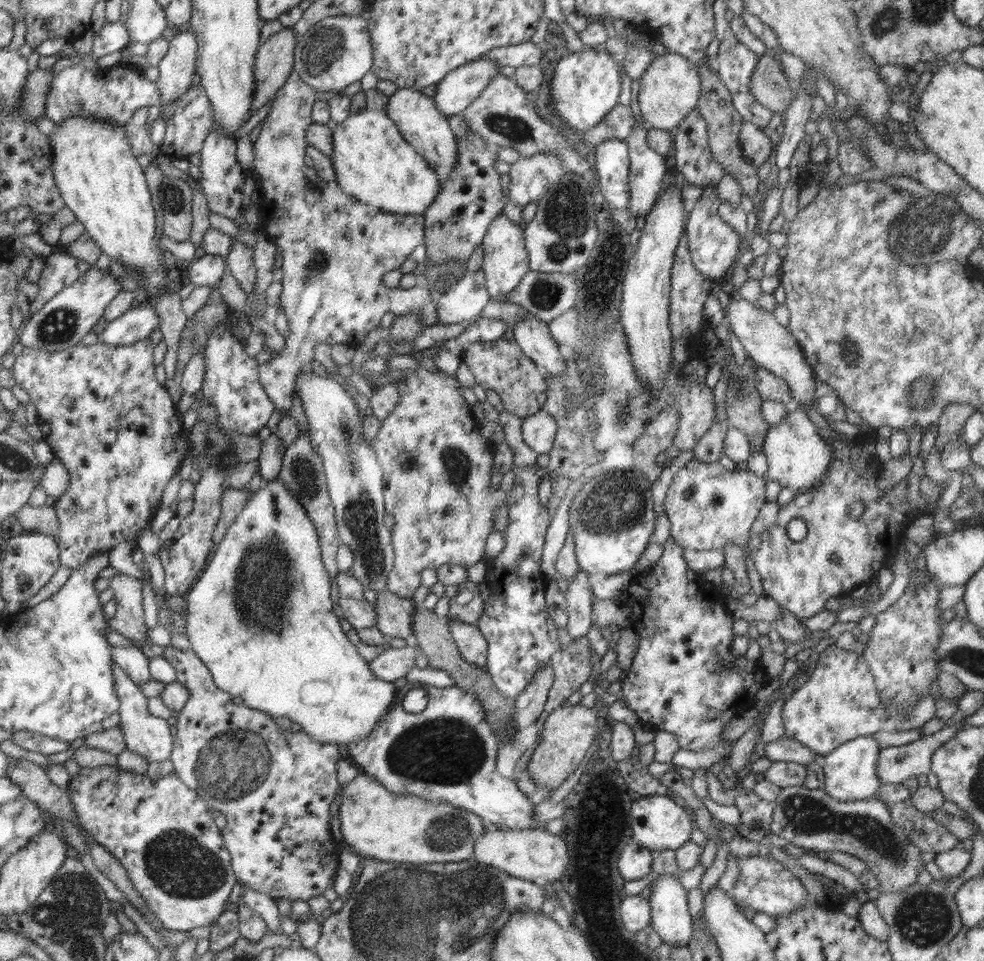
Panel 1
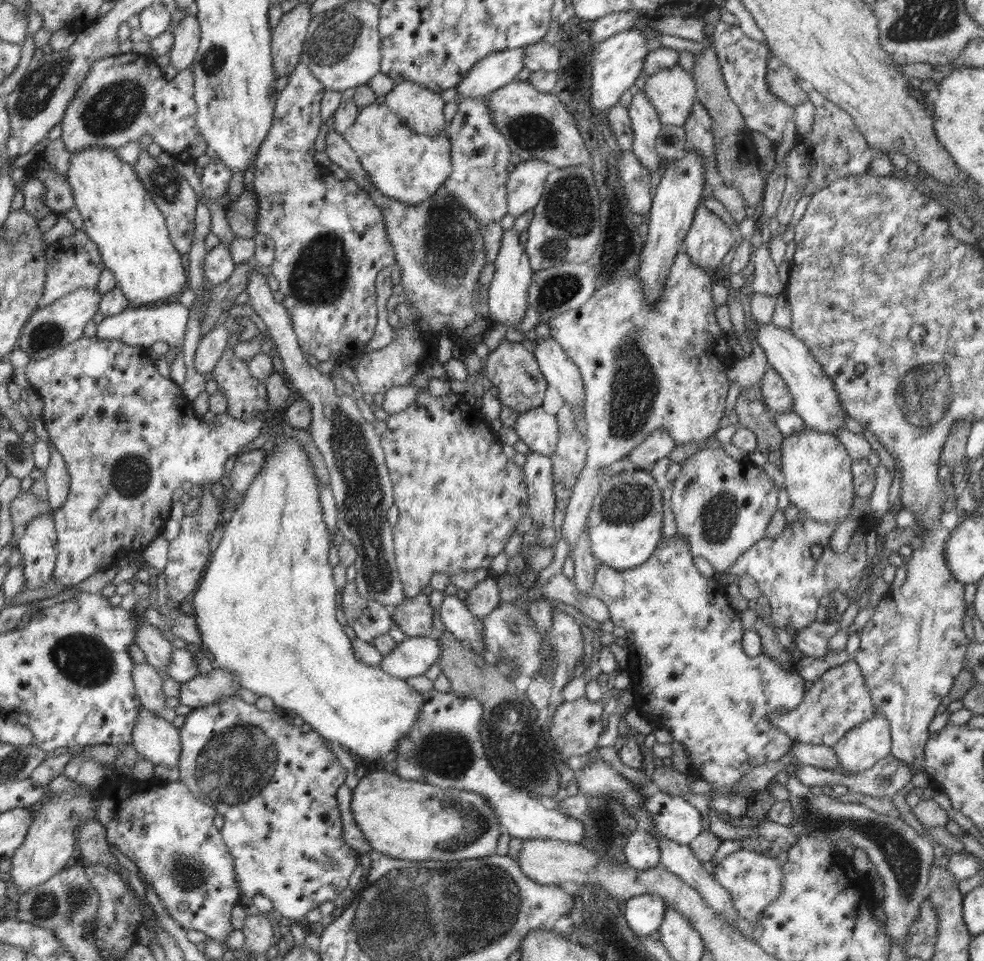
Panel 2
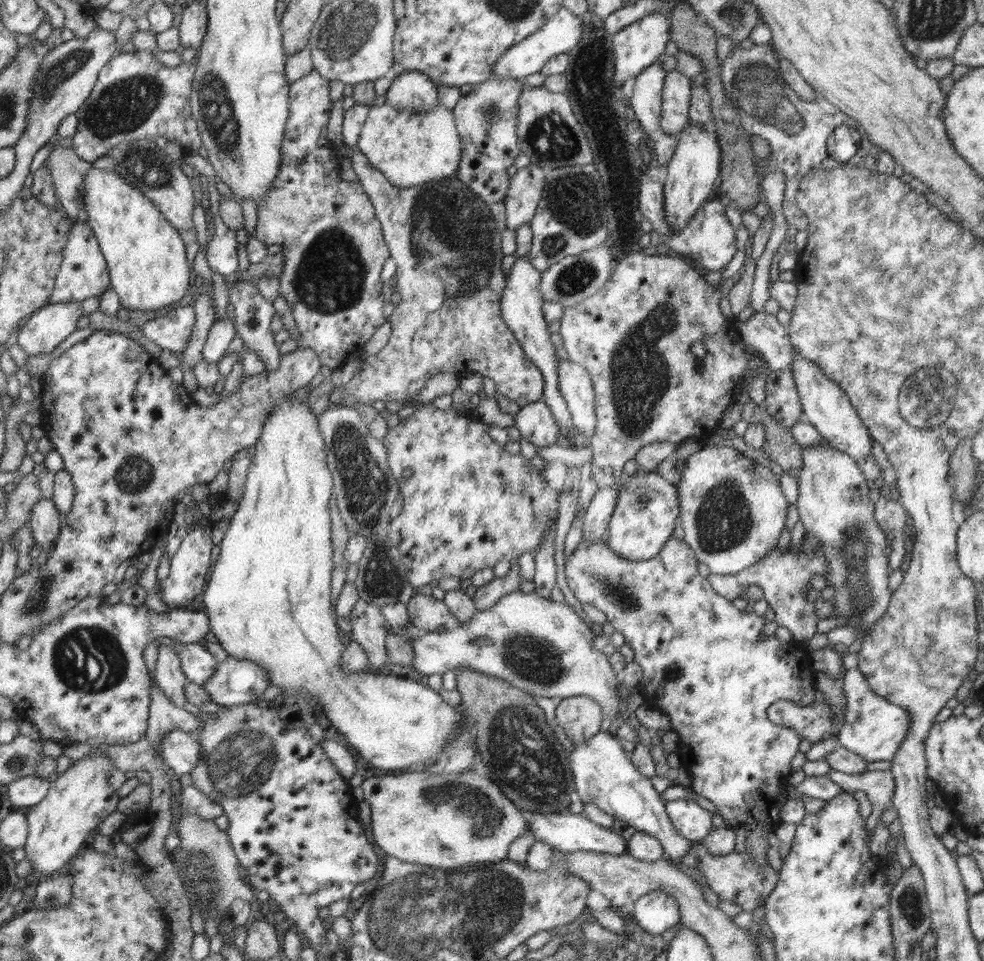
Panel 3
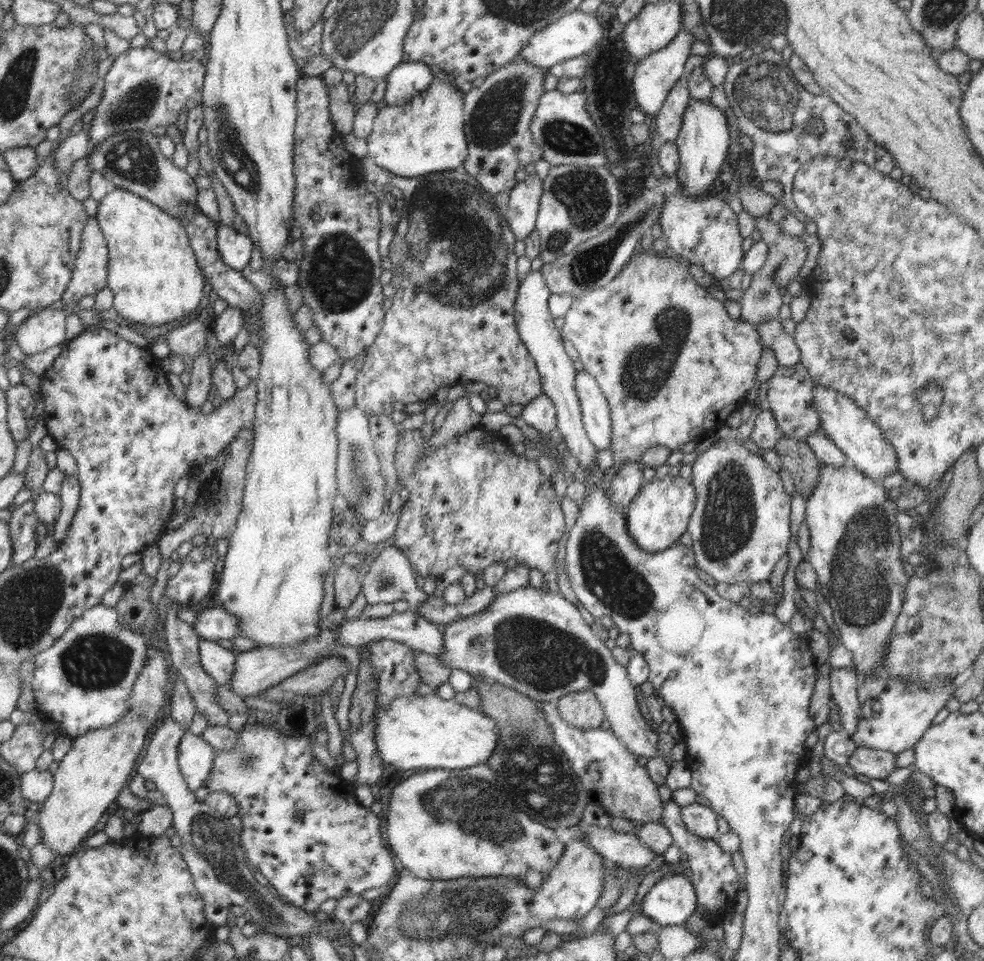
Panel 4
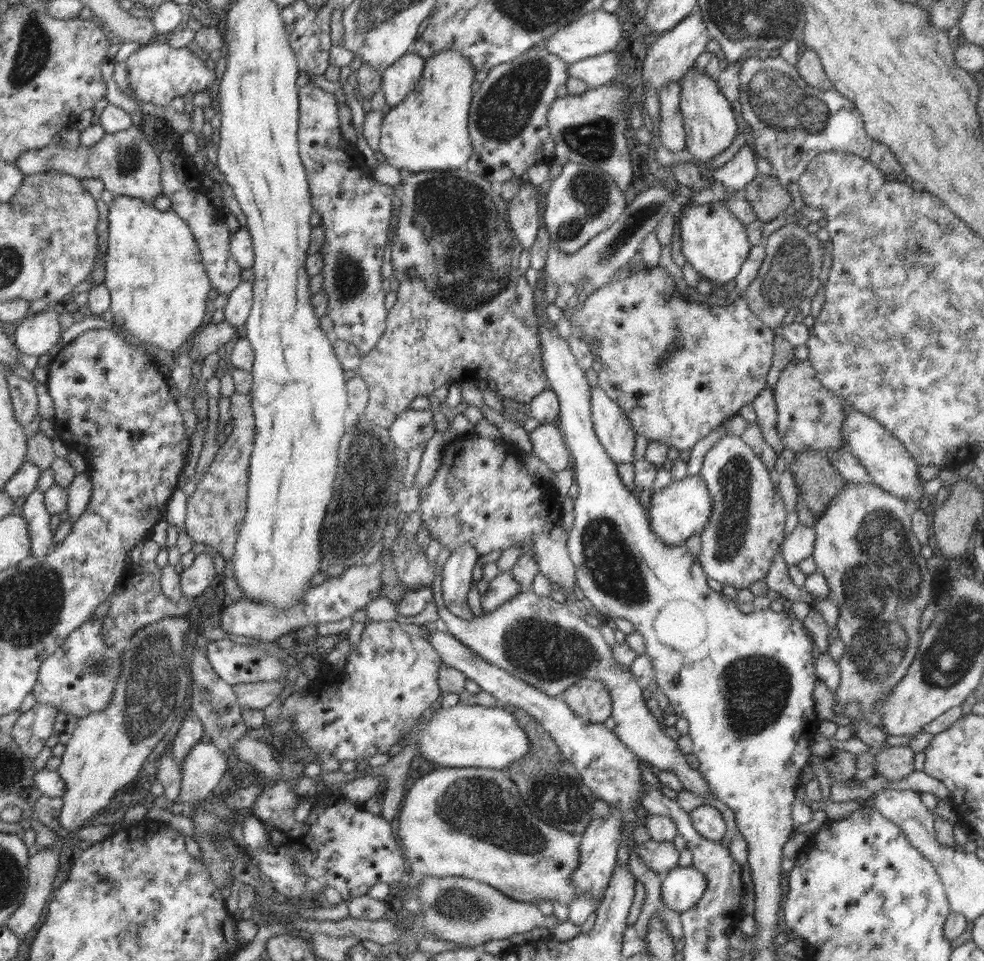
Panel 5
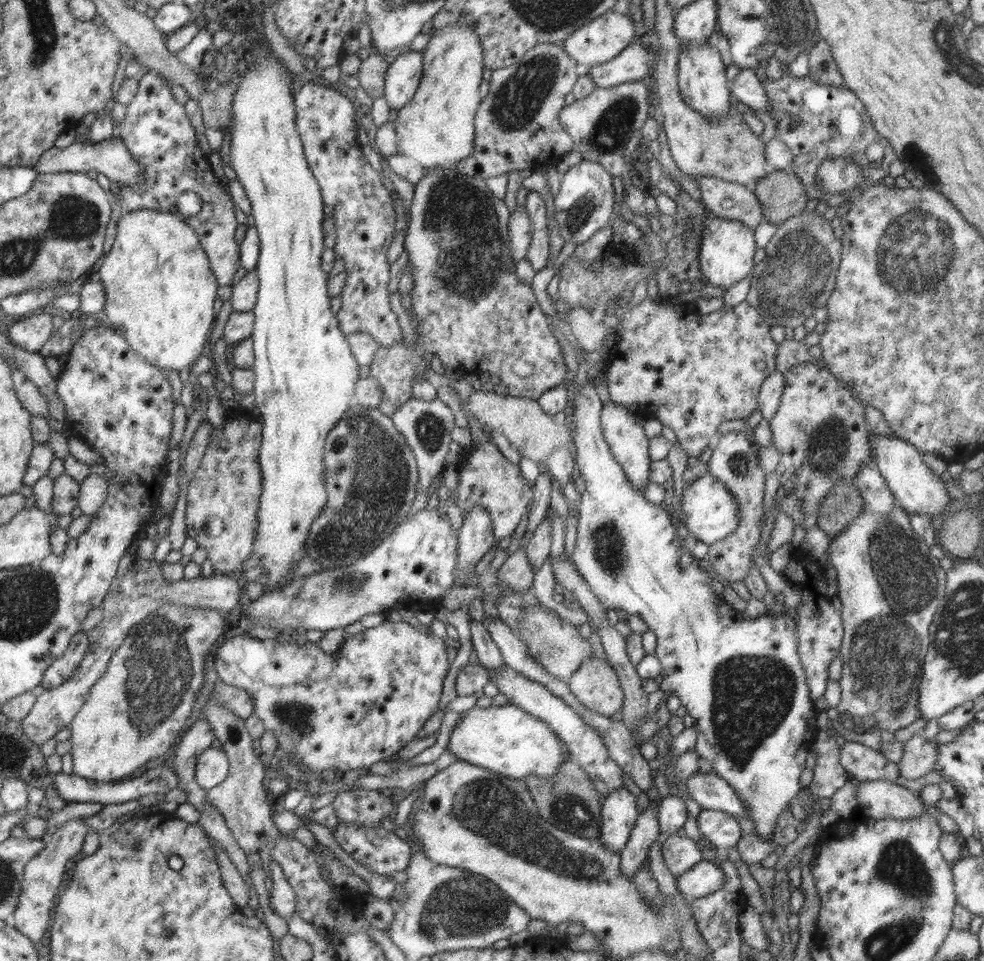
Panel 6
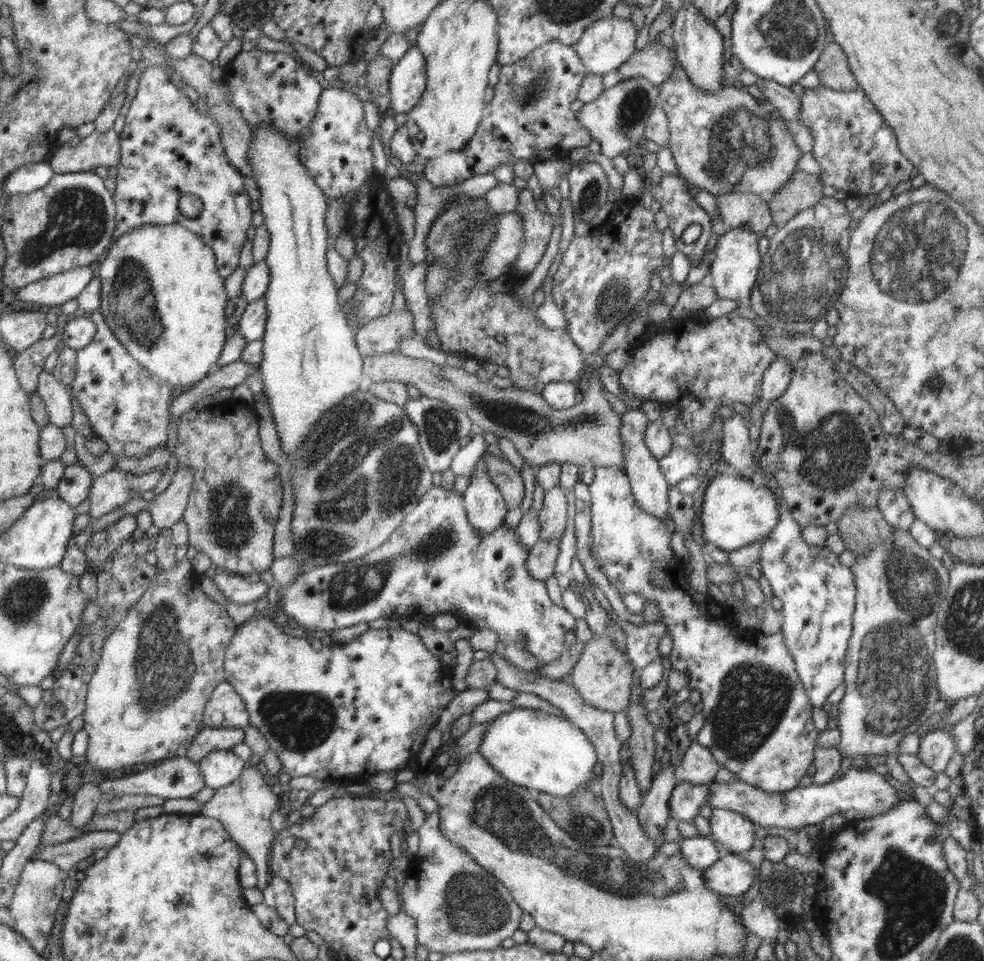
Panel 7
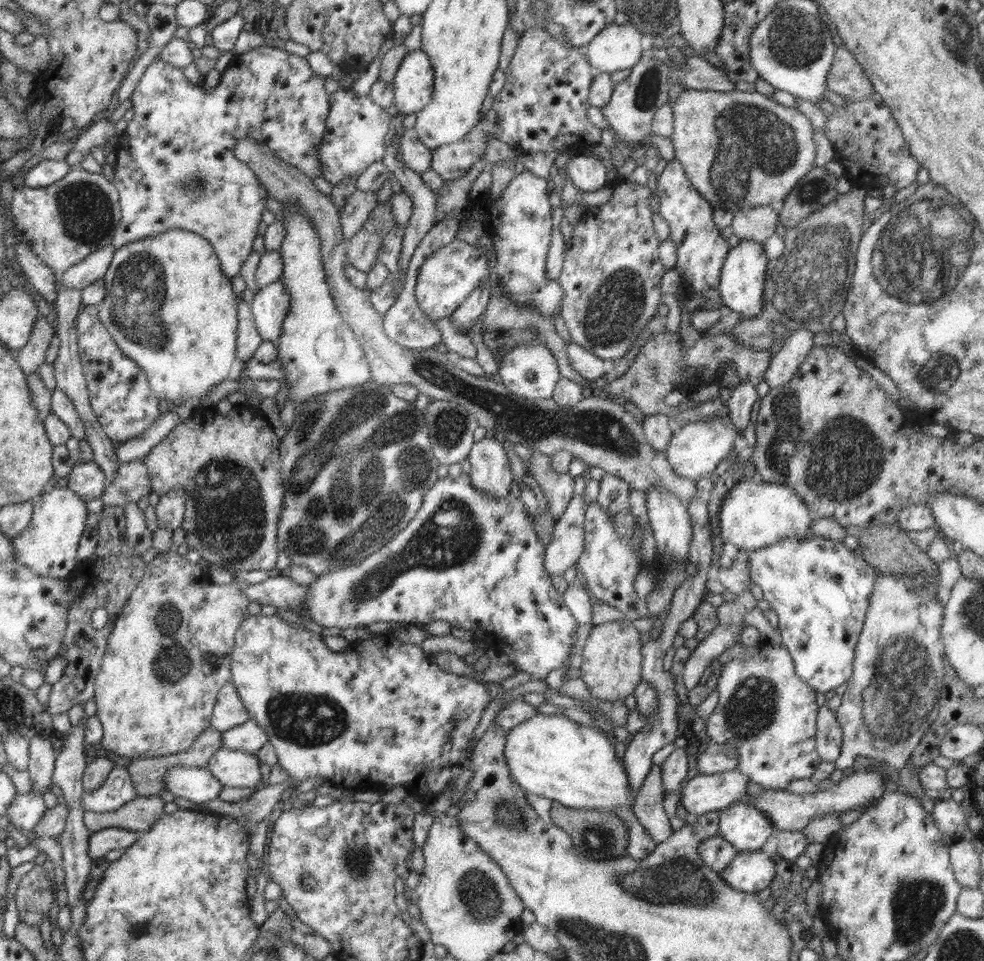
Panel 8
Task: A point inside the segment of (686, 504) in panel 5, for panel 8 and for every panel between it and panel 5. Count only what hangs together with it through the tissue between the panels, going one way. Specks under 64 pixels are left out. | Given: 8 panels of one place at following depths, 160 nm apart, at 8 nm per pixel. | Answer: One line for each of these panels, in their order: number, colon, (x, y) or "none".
6: (709, 510)
7: (735, 512)
8: (752, 515)

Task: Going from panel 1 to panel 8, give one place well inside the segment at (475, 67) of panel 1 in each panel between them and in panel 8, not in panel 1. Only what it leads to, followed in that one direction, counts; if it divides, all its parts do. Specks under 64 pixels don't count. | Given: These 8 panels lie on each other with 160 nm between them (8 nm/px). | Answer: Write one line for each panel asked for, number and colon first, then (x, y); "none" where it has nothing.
2: (497, 69)
3: (560, 34)
4: (574, 34)
5: (598, 32)
6: (597, 42)
7: (606, 44)
8: (617, 47)

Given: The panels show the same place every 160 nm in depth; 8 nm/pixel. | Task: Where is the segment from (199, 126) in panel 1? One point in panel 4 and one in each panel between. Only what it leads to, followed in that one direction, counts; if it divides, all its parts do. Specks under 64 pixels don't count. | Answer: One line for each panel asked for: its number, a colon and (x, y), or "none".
2: (124, 97)
3: (135, 96)
4: (144, 88)

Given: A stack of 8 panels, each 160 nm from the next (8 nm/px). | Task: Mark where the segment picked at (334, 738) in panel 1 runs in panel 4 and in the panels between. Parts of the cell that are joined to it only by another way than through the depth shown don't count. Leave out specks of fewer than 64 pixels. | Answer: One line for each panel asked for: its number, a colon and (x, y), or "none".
2: (266, 608)
3: (268, 600)
4: (277, 559)

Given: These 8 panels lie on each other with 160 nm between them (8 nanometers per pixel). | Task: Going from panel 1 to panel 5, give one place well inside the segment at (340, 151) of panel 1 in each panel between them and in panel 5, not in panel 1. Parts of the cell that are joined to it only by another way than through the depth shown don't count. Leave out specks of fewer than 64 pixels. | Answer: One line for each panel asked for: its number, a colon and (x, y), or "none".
2: (408, 167)
3: (409, 148)
4: (425, 135)
5: (430, 130)

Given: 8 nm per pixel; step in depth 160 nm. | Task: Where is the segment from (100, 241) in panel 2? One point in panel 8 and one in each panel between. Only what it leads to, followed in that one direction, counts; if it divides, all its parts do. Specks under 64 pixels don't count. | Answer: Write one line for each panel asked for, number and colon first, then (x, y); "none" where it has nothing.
3: (147, 260)
4: (152, 271)
5: (159, 288)
6: (160, 290)
7: (162, 296)
8: (170, 308)

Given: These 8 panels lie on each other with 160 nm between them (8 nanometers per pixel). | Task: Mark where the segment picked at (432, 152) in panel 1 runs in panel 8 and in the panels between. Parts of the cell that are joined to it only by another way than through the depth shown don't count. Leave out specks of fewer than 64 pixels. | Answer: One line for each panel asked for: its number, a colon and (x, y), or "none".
2: (419, 108)
3: (413, 91)
4: (408, 79)
5: (399, 79)
6: (402, 76)
7: (407, 82)
8: (413, 83)

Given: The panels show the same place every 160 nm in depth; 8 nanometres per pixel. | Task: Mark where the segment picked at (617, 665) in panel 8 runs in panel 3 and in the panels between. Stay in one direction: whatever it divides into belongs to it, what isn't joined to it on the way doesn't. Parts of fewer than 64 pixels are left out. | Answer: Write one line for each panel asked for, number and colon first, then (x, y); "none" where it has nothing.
3: (581, 716)
4: (581, 709)
5: (589, 699)
6: (595, 684)
7: (603, 675)

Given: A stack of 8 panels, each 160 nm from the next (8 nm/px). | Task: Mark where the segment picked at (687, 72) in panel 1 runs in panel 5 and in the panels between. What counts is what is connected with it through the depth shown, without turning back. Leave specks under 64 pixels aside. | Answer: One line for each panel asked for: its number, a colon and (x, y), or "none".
2: (672, 91)
3: (676, 95)
4: (669, 118)
5: (672, 134)

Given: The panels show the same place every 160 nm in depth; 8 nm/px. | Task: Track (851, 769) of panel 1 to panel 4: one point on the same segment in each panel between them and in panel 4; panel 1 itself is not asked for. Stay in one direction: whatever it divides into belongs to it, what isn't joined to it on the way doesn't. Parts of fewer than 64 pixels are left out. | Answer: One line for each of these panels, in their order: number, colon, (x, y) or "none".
2: (860, 748)
3: (873, 728)
4: (895, 713)

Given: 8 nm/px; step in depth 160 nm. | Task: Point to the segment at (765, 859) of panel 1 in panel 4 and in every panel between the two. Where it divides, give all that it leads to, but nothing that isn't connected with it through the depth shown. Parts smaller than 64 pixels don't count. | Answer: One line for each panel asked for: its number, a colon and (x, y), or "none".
2: (754, 881)
3: (733, 876)
4: (715, 880)

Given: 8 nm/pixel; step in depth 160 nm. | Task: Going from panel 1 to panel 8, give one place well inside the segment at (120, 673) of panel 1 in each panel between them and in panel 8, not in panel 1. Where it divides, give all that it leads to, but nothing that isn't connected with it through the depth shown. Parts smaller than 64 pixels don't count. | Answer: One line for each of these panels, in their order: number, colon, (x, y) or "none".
2: (158, 740)
3: (179, 749)
4: (195, 756)
5: (205, 765)
6: (211, 769)
7: (221, 767)
8: (234, 768)

